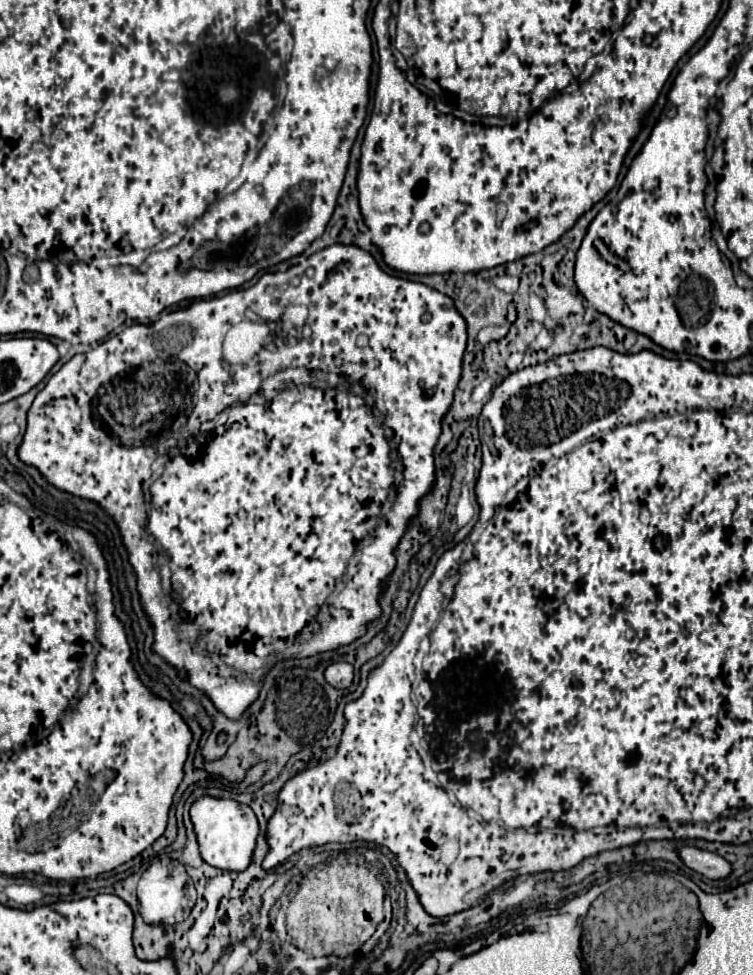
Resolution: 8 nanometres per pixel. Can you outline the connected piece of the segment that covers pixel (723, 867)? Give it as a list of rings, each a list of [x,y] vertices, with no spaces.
[[[683,847],[679,851],[679,857],[683,859],[683,863],[689,869],[693,869],[709,879],[725,879],[731,873],[731,863],[709,851],[701,851],[695,847]]]

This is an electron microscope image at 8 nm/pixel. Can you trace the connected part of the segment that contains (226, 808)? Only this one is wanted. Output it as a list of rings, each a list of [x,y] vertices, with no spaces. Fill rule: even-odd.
[[[201,797],[191,807],[191,821],[195,825],[201,857],[217,869],[225,871],[245,871],[251,863],[255,841],[259,835],[259,823],[251,807],[241,805],[233,799],[213,799]]]

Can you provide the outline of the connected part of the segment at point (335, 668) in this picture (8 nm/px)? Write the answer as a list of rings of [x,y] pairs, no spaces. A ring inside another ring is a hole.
[[[333,663],[325,669],[325,679],[335,689],[347,689],[353,683],[353,665],[349,663]]]

